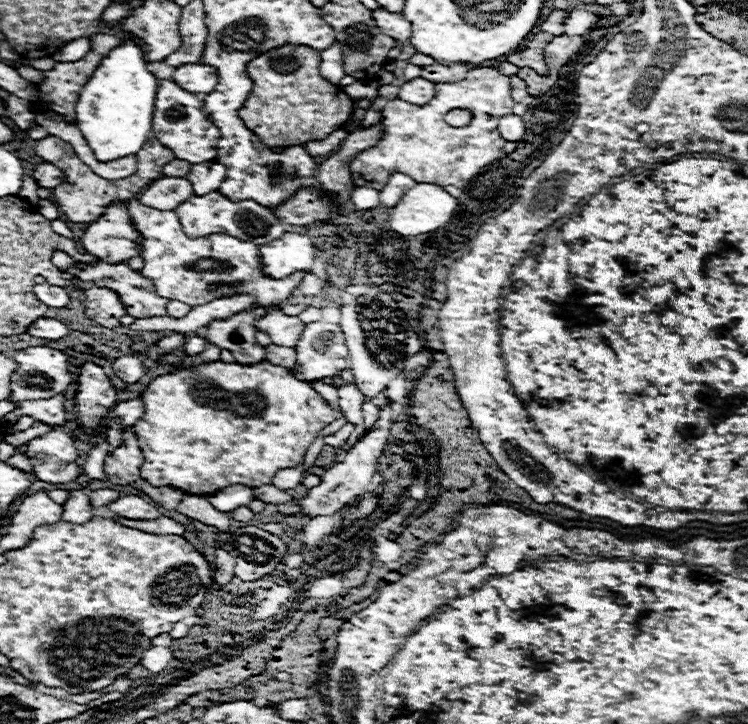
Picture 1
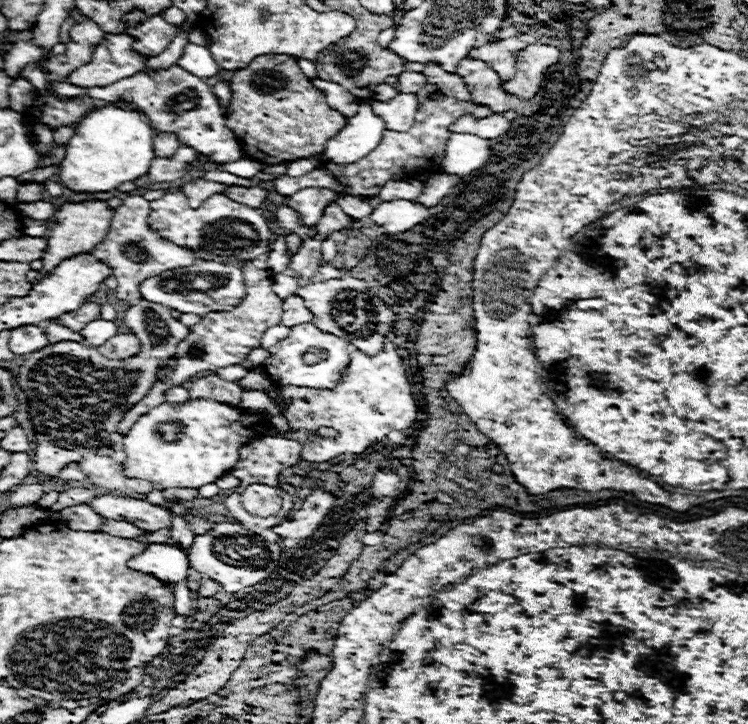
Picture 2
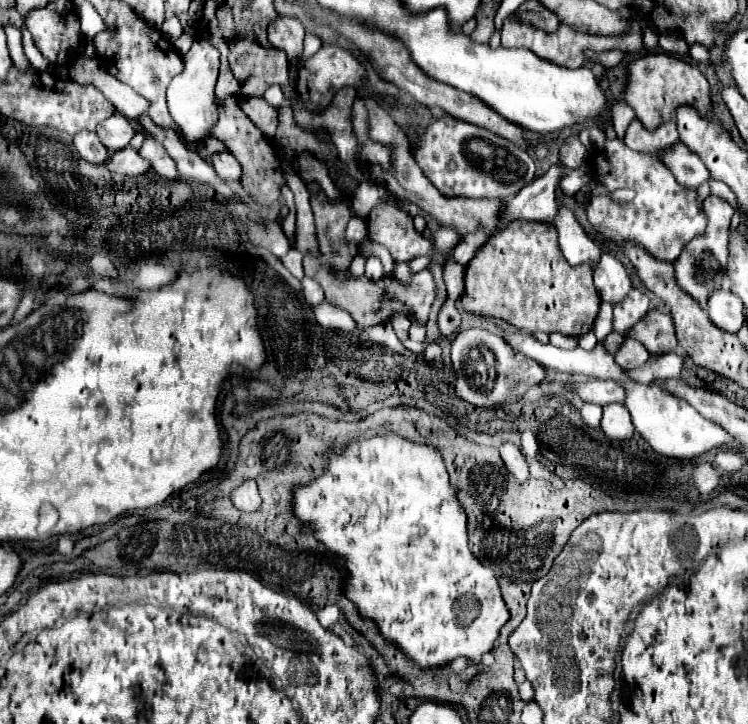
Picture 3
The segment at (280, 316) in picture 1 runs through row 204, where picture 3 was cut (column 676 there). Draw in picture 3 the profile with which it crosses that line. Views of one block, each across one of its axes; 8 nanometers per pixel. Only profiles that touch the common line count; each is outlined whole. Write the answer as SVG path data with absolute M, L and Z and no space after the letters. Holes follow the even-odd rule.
M632 120L624 134L624 144L636 152L660 154L662 150L680 142L674 120L666 120L654 130L646 130L638 120Z

